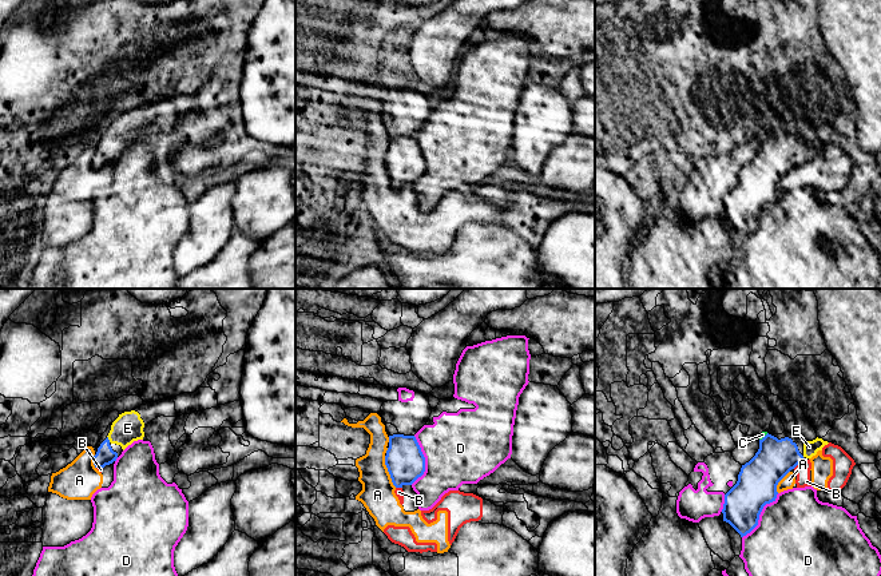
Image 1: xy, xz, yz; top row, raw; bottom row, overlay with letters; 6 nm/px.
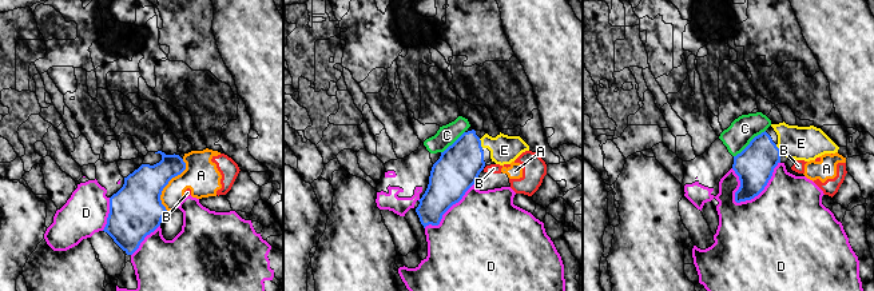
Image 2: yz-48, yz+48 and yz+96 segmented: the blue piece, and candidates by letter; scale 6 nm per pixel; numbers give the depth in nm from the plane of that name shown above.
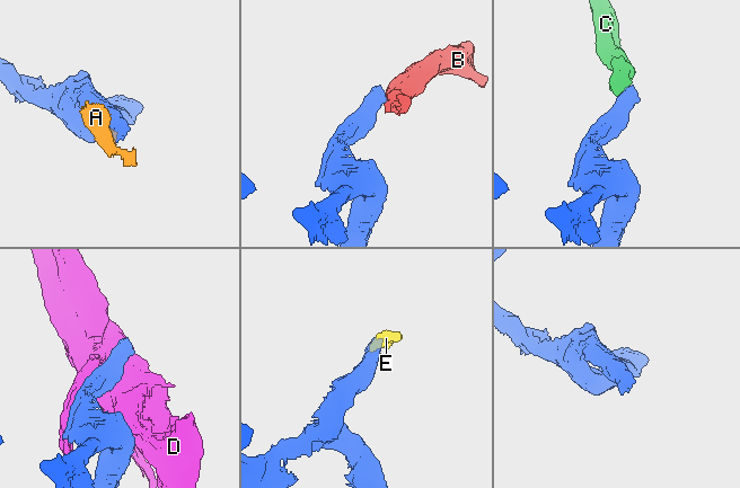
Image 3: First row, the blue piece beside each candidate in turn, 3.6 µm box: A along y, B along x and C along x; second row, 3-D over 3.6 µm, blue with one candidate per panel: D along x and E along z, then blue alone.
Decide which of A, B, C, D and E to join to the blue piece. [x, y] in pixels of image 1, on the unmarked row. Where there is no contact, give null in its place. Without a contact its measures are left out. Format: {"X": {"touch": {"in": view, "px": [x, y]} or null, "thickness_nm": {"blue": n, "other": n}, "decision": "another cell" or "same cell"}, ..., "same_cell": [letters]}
{"A": {"touch": {"in": "xz", "px": [388, 171]}, "thickness_nm": {"blue": 240, "other": 200}, "decision": "another cell"}, "B": {"touch": {"in": "yz", "px": [798, 163]}, "thickness_nm": {"blue": 220, "other": 90}, "decision": "another cell"}, "C": {"touch": {"in": "yz", "px": [765, 136]}, "thickness_nm": {"blue": 220, "other": 40}, "decision": "another cell"}, "D": {"touch": {"in": "yz", "px": [760, 214]}, "thickness_nm": {"blue": 240, "other": 480}, "decision": "another cell"}, "E": {"touch": {"in": "xy", "px": [107, 139]}, "thickness_nm": {"blue": 110, "other": 180}, "decision": "same cell"}, "same_cell": ["E"]}

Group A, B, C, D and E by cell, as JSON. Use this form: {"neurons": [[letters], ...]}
{"neurons": [["A", "B"], ["C", "D"], ["E"]]}

